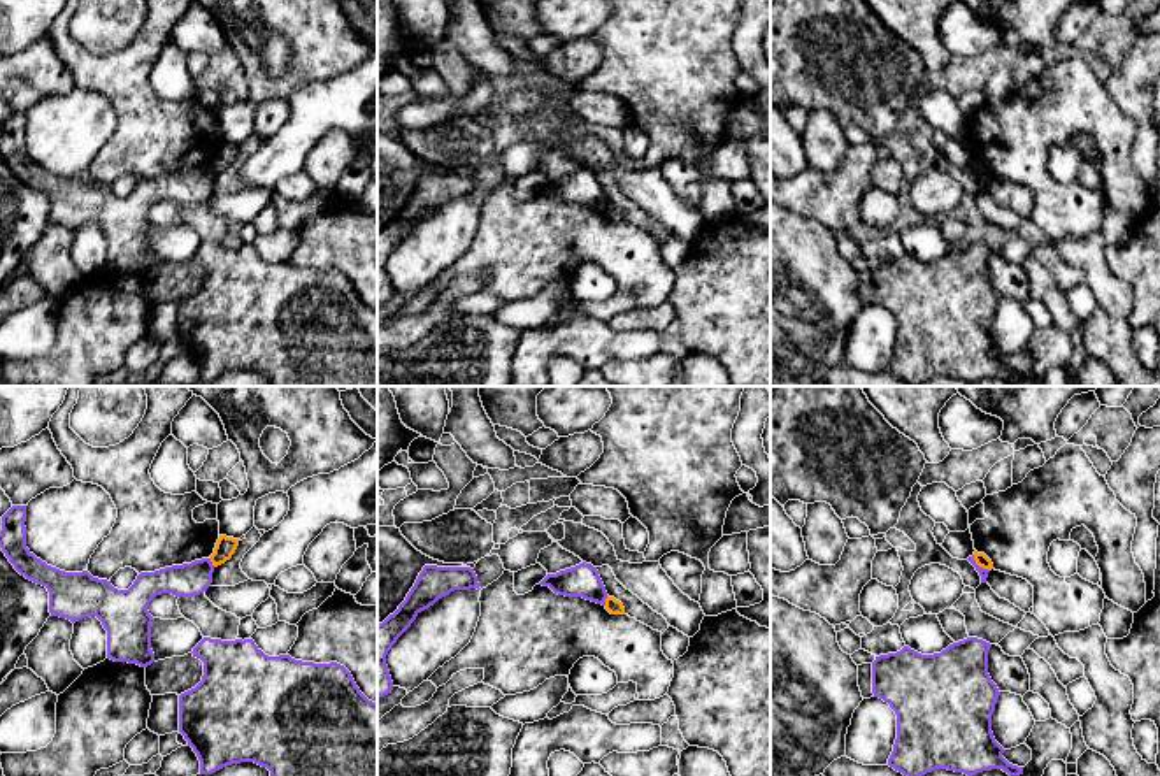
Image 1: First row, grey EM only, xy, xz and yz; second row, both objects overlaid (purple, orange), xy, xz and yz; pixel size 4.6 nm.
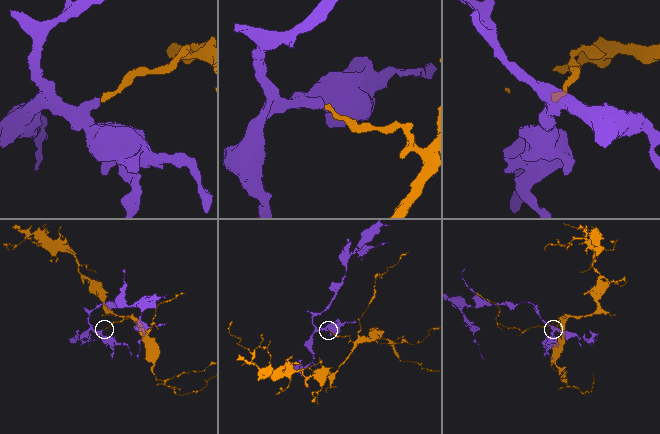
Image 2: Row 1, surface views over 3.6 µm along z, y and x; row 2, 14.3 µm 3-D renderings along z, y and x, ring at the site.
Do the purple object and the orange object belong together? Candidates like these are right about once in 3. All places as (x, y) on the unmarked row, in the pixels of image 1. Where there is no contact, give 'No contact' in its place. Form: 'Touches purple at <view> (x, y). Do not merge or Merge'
Touches purple at yz (978, 172). Do not merge

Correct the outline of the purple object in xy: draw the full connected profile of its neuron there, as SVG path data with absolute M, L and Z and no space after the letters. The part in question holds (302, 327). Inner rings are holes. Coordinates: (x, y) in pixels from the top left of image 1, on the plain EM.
M204 244L191 260L204 269L204 283L195 295L179 302L179 339L200 367L200 381L212 381L232 370L254 369L267 374L272 386L377 386L377 311L360 298L351 279L344 272L337 269L302 269L290 262L269 263L253 246L221 248Z

